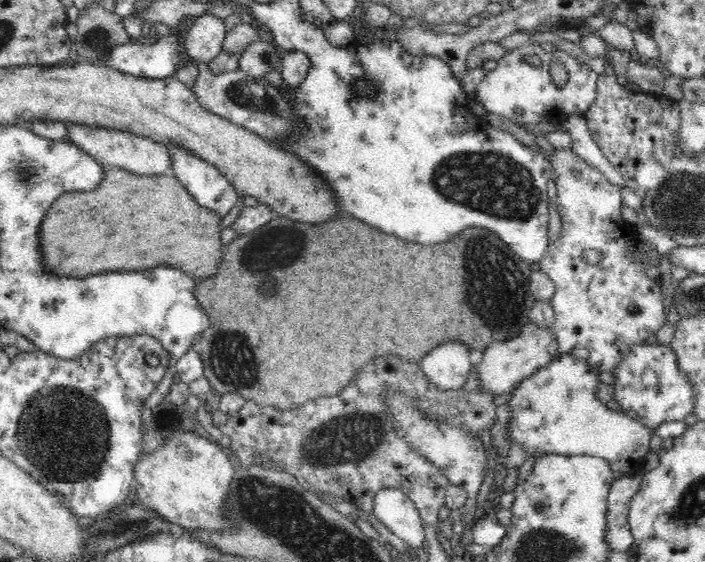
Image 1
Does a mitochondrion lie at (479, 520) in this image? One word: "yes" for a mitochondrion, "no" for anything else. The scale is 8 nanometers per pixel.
no

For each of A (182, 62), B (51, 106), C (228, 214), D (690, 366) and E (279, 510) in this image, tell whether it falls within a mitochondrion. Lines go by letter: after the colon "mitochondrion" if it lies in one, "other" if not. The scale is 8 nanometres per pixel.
A: other
B: other
C: other
D: other
E: mitochondrion

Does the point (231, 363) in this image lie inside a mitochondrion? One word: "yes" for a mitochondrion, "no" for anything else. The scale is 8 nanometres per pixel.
yes

